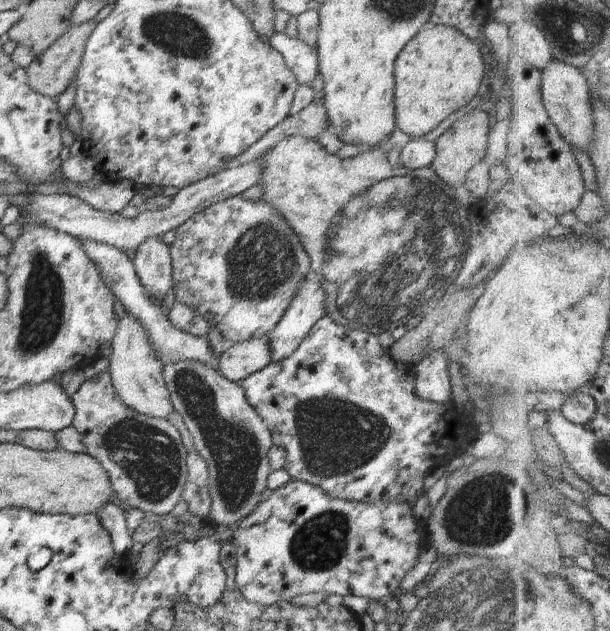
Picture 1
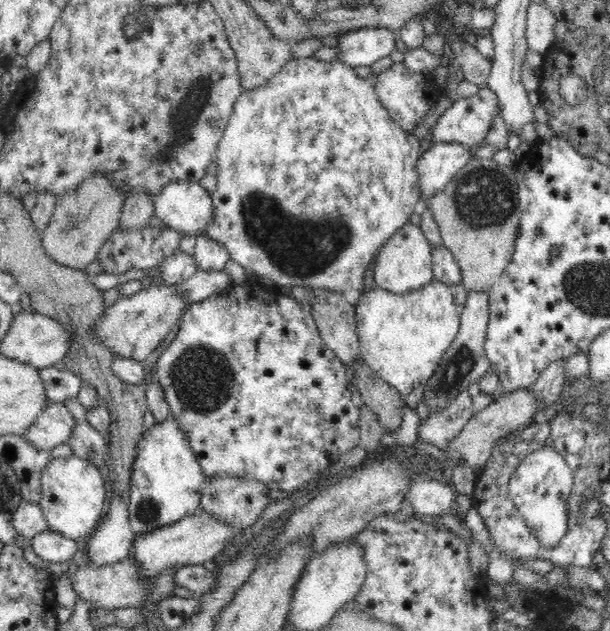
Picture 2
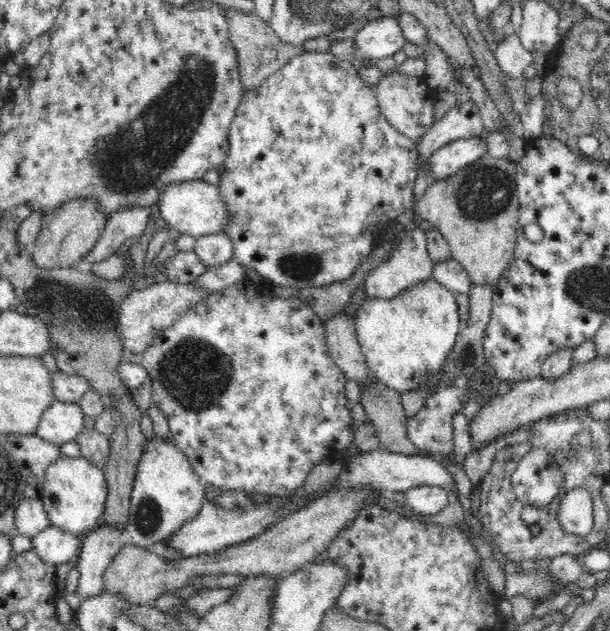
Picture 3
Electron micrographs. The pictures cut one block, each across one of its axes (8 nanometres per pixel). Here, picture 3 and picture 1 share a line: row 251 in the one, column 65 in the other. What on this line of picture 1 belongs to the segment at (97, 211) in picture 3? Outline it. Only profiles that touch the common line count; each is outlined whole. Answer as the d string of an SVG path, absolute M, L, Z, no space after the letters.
M94 19L77 26L72 25L68 32L59 36L42 56L35 56L32 64L25 68L26 74L28 74L28 86L38 94L56 100L68 88L68 84L72 82L72 78L77 74L77 68L80 66L87 40L96 25Z

